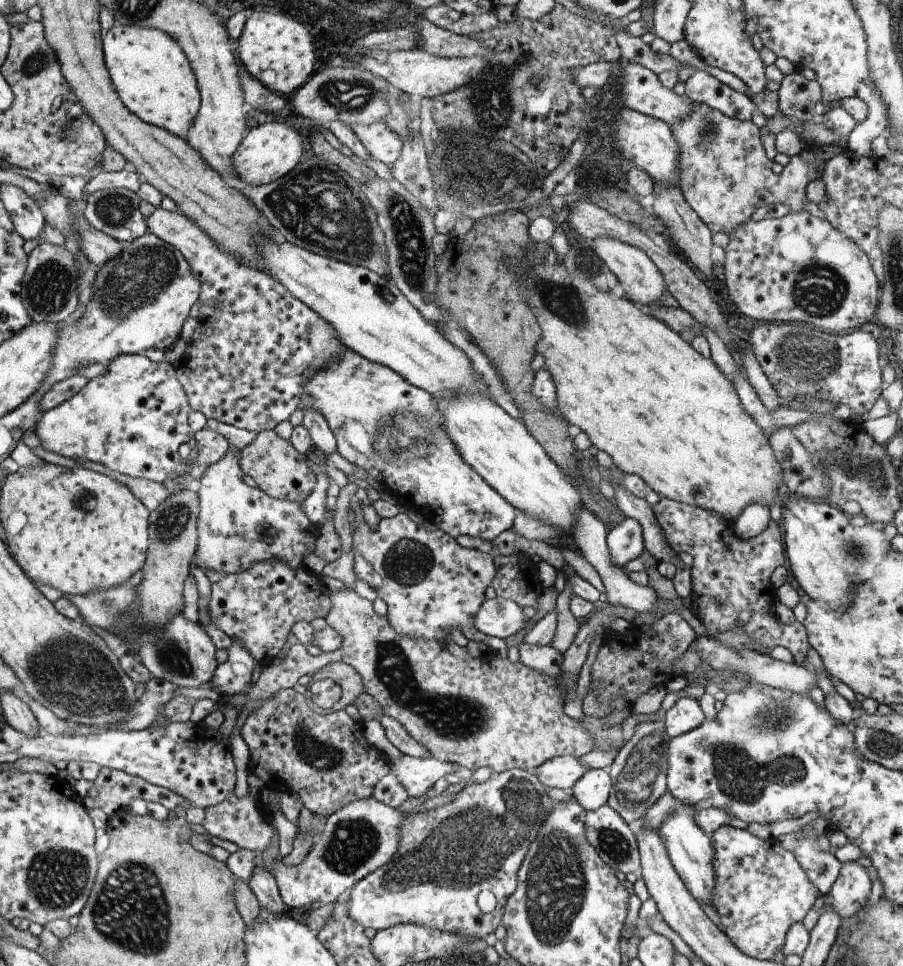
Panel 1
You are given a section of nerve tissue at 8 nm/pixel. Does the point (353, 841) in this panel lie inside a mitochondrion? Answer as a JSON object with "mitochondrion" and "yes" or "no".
{"mitochondrion":"yes"}

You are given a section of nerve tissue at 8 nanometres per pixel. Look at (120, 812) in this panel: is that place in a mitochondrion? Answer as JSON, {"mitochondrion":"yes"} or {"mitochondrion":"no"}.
{"mitochondrion":"no"}

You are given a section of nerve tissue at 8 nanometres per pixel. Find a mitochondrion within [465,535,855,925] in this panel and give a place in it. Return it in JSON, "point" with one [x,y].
{"point":[740,777]}

